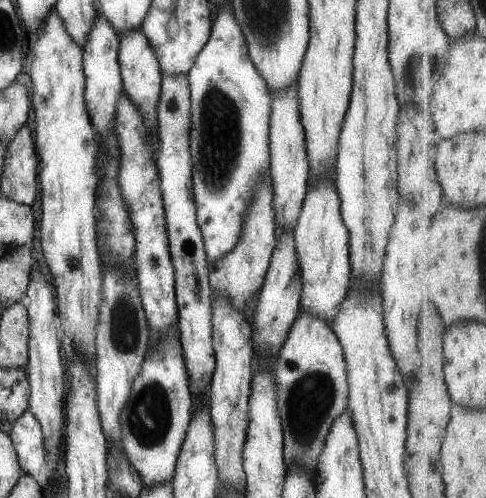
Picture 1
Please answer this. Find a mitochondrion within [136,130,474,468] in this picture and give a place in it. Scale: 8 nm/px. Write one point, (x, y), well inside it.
(312, 397)

